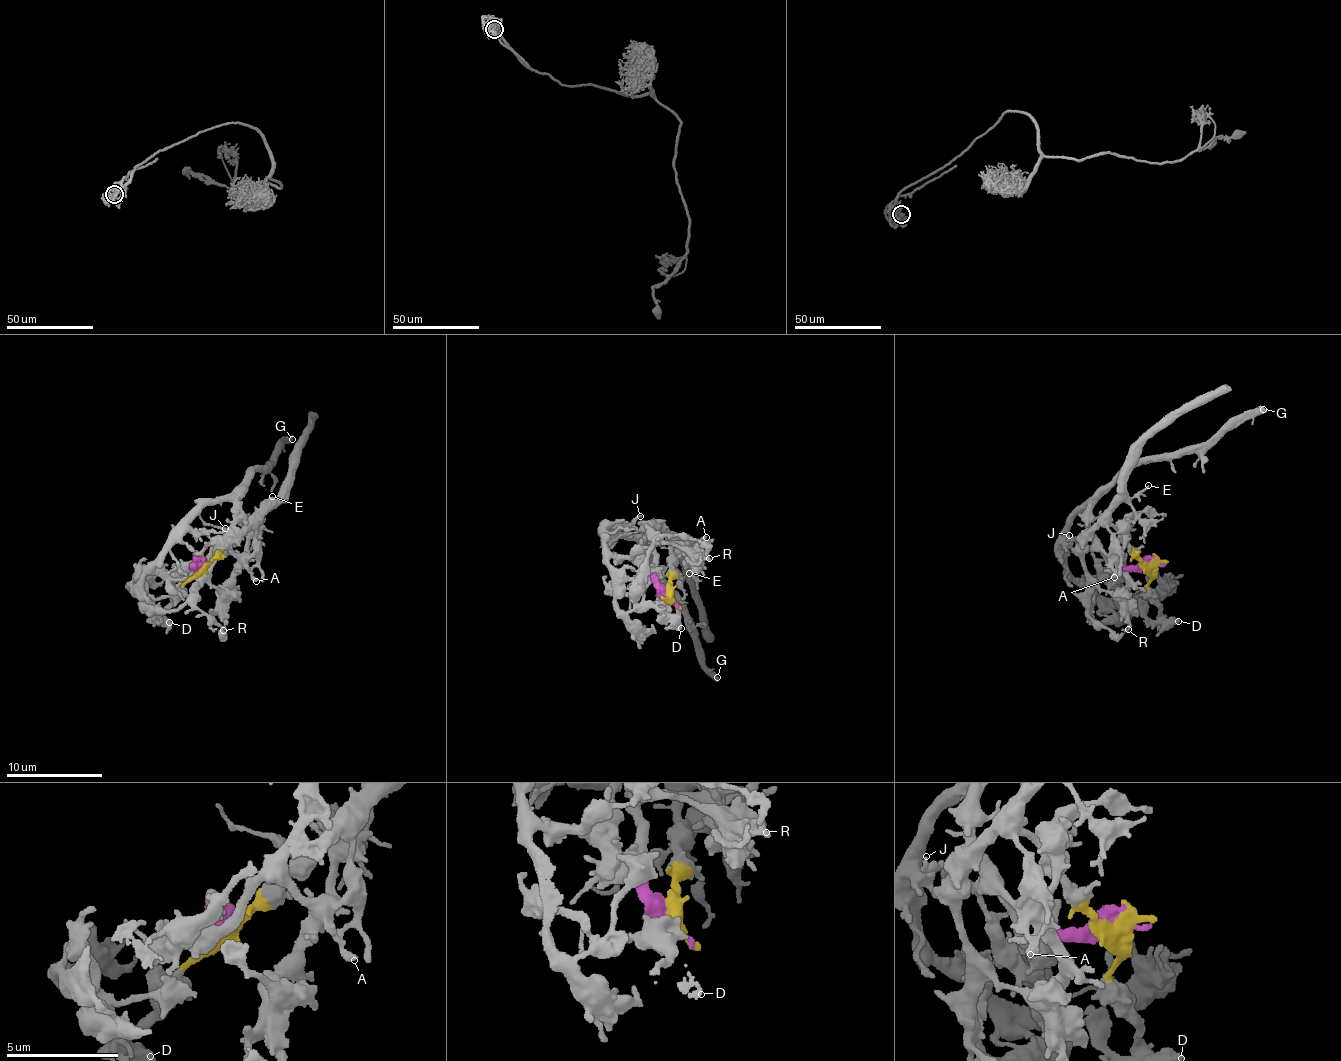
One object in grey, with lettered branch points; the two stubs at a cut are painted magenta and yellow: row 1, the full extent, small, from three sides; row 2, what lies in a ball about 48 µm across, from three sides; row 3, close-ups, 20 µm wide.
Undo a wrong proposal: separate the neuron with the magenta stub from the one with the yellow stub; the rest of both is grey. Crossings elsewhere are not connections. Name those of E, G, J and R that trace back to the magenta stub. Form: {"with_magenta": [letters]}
{"with_magenta": ["G", "J"]}

